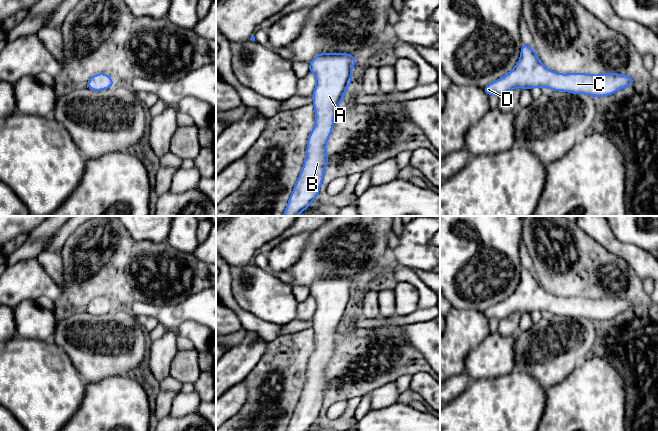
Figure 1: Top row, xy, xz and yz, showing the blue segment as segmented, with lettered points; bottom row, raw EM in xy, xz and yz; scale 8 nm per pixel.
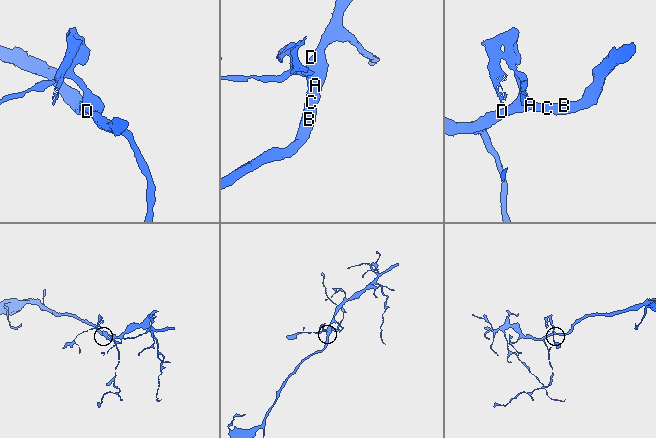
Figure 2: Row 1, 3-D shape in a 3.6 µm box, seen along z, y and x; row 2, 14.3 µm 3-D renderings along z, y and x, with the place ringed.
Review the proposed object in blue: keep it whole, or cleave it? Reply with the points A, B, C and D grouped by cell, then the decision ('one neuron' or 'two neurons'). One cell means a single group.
A B C D; one neuron

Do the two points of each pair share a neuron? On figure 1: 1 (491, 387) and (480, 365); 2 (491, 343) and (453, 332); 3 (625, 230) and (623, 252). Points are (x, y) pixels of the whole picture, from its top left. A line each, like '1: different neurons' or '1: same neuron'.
1: different neurons
2: different neurons
3: different neurons

